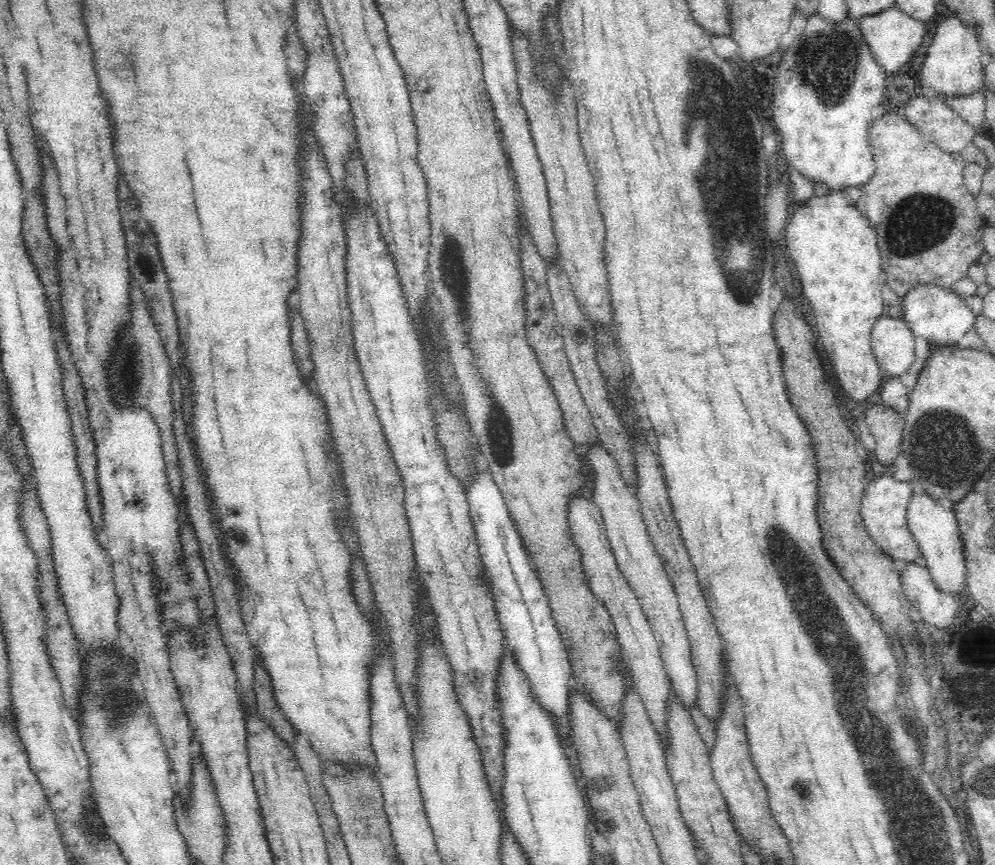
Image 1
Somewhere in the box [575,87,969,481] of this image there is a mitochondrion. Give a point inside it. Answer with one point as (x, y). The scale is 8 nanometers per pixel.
(923, 222)

